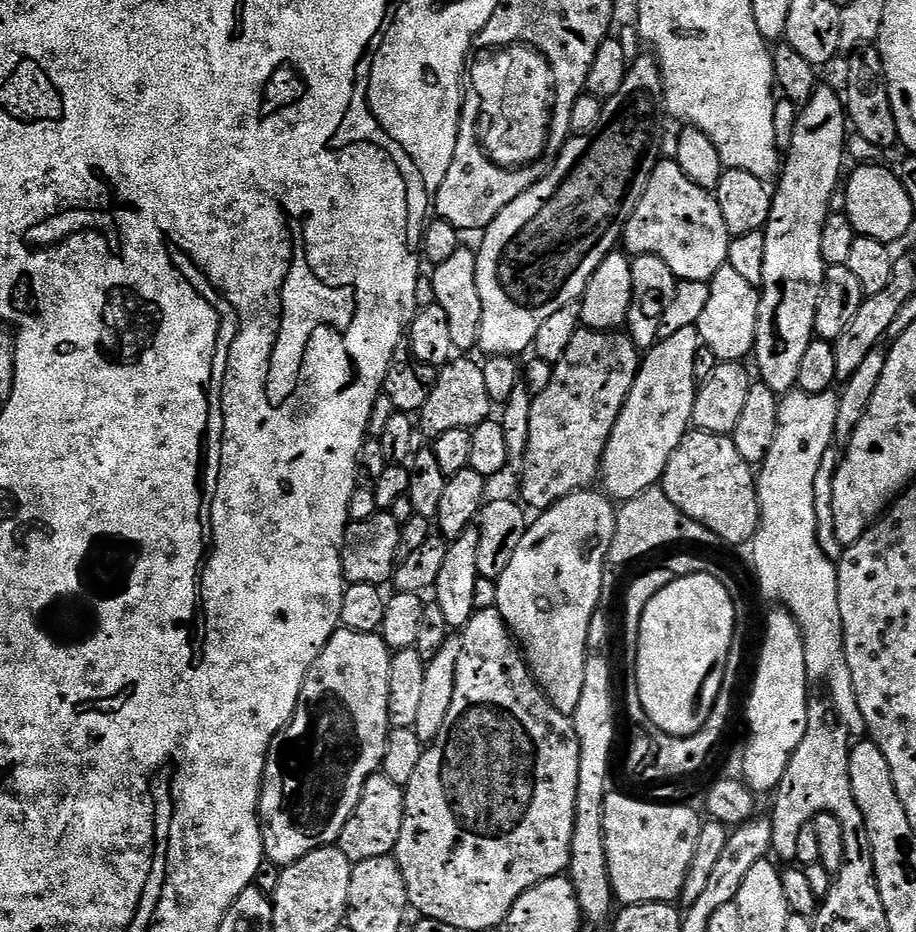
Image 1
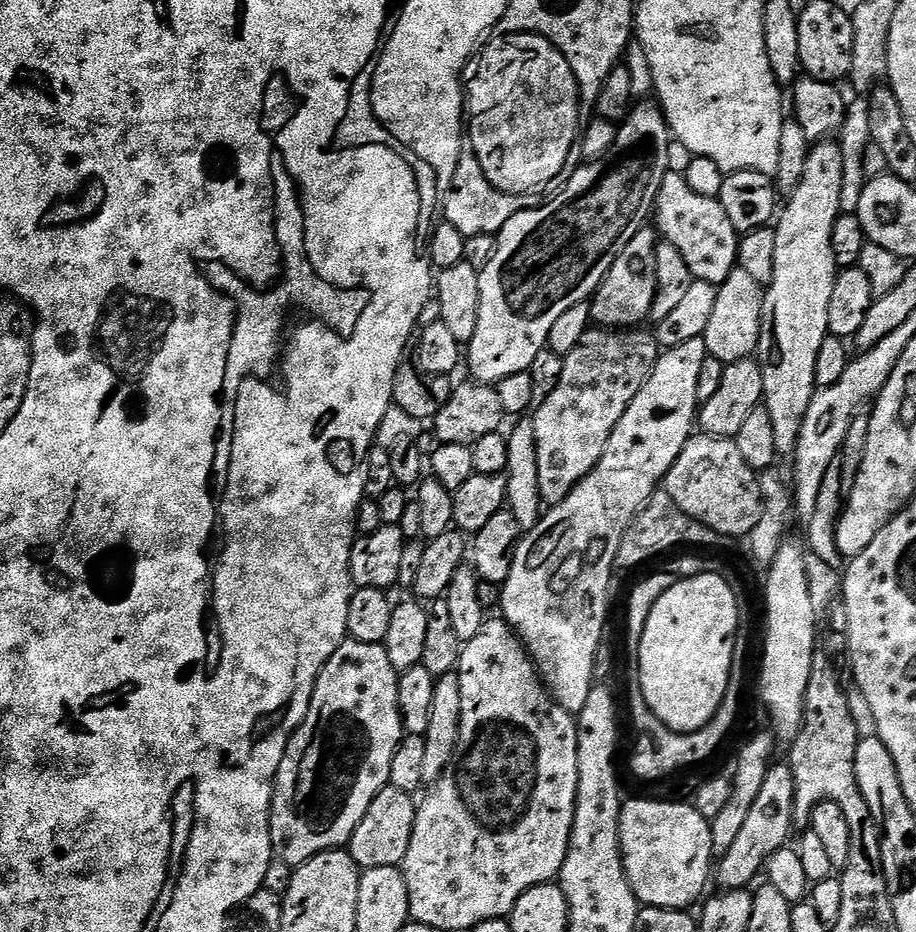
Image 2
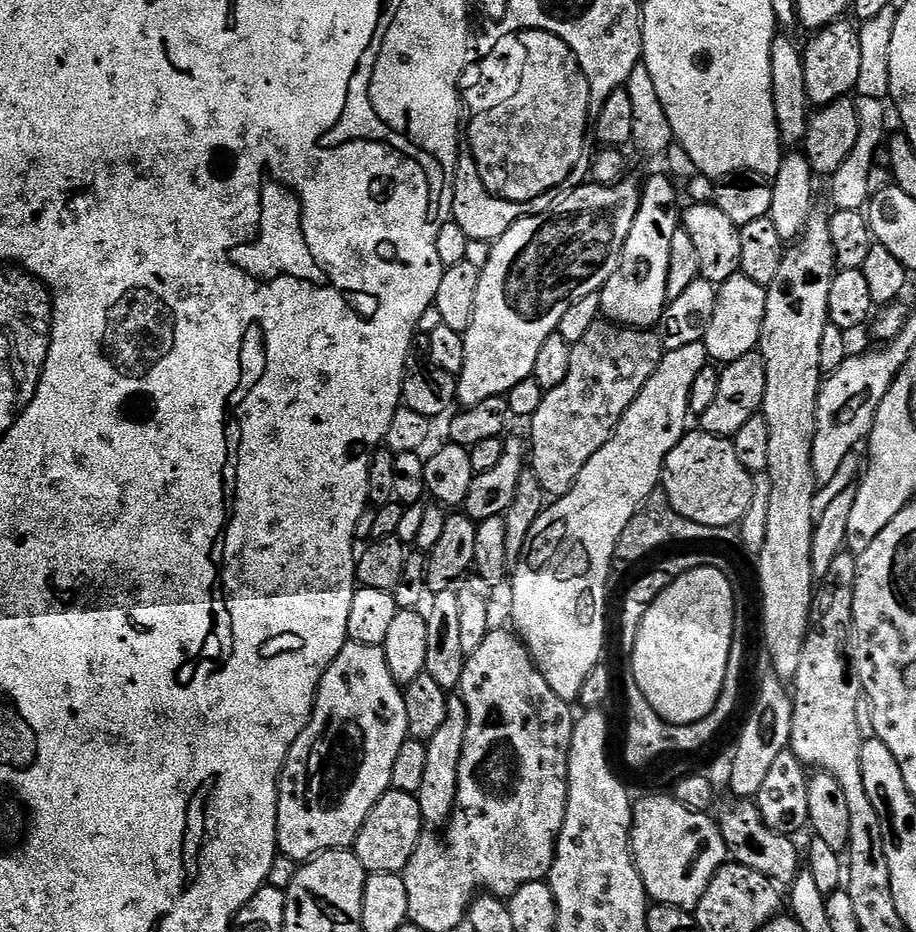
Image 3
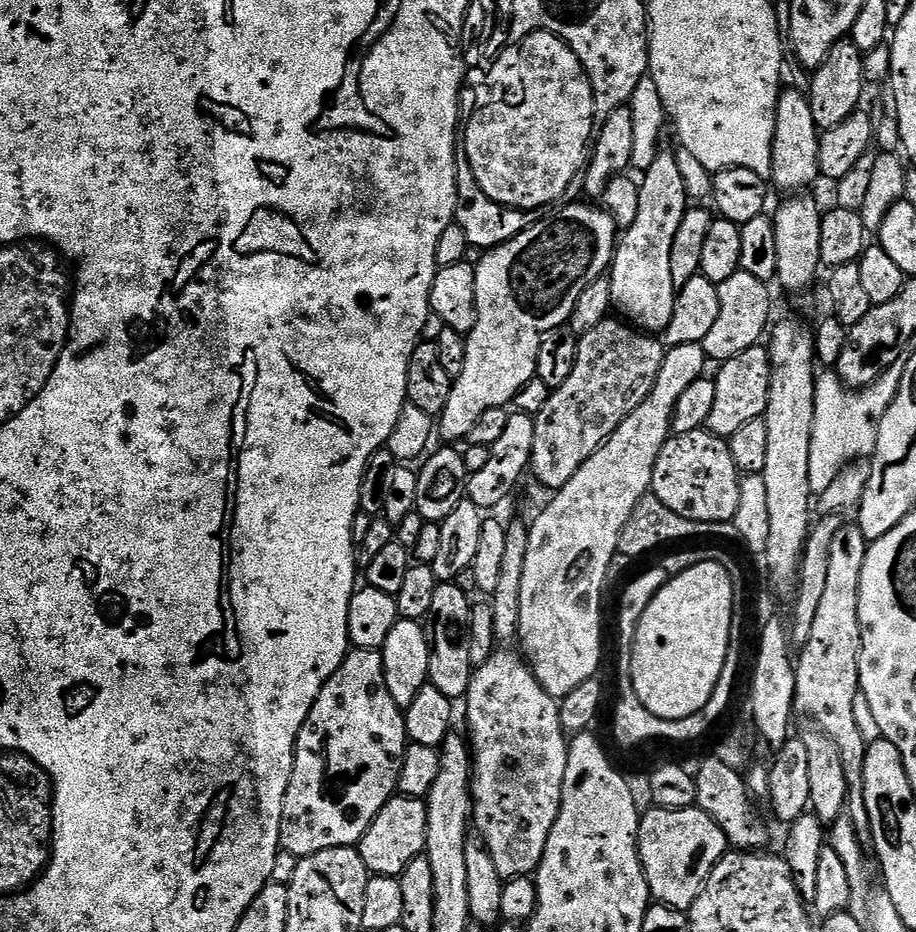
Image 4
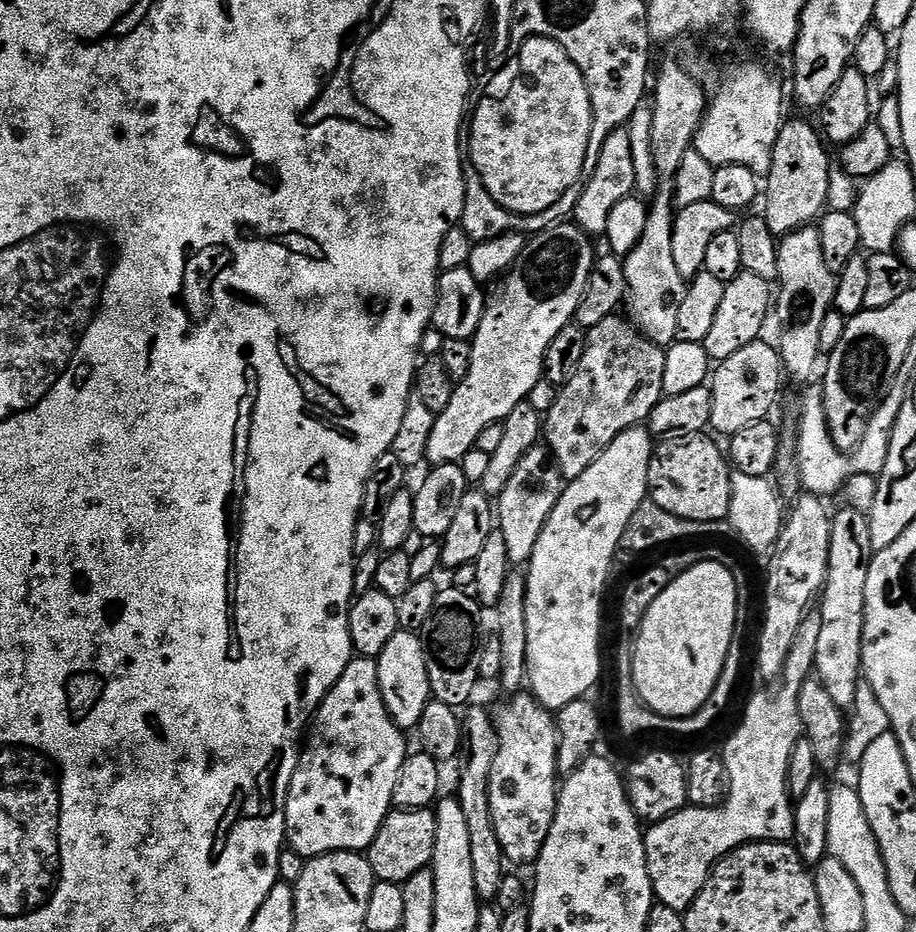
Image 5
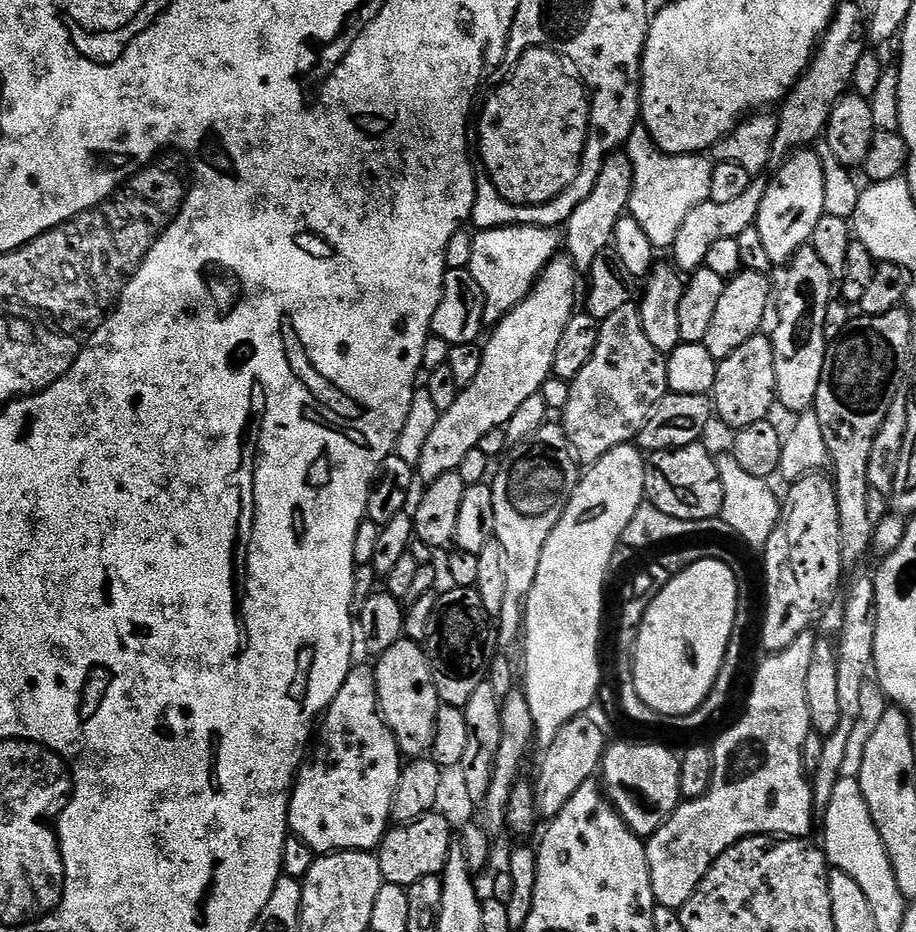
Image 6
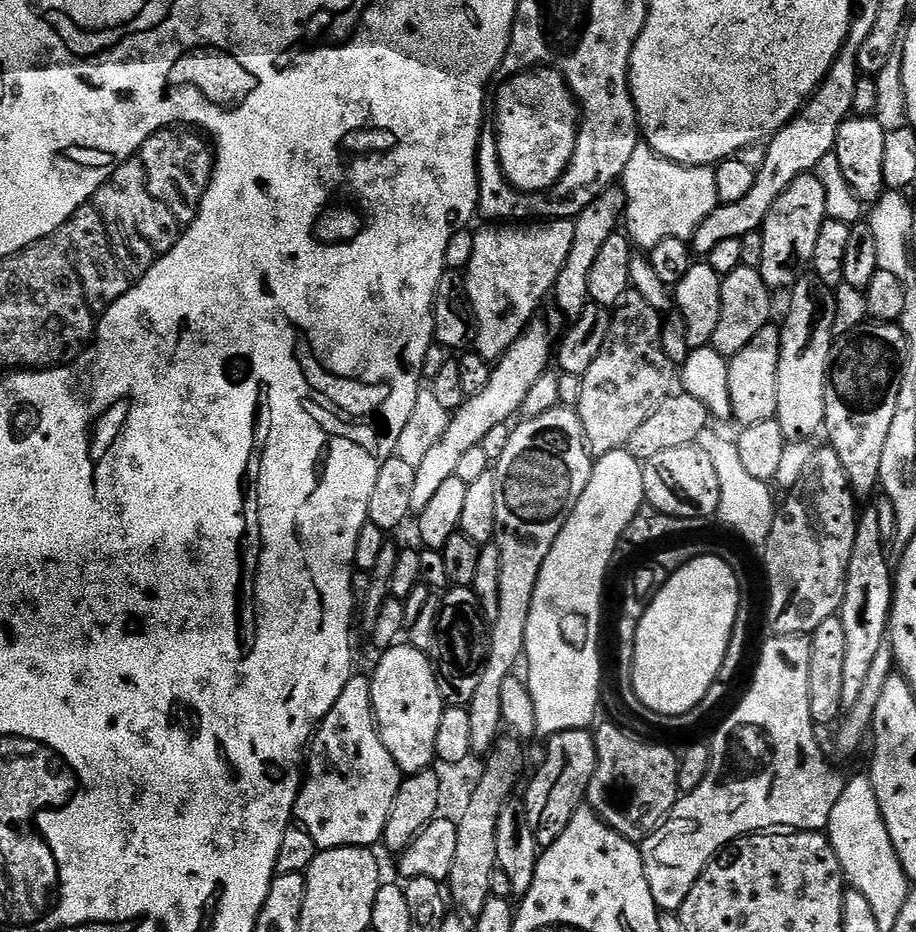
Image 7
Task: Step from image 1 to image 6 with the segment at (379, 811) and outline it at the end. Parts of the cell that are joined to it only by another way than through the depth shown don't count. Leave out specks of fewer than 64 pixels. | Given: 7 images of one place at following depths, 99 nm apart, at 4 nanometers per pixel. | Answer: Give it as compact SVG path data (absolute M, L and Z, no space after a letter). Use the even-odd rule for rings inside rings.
M436 811L427 812L425 816L419 816L409 824L396 824L389 827L375 853L376 861L380 863L380 873L384 883L408 888L422 878L439 877L454 845L452 833L454 833L452 824Z

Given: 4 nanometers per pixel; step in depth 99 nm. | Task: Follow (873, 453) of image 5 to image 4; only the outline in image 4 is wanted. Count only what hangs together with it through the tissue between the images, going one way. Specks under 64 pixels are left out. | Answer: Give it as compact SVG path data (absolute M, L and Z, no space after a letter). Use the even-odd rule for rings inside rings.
M824 370L817 375L816 393L814 394L814 430L810 438L810 490L813 497L819 497L824 490L829 489L831 482L842 469L854 459L871 457L876 451L876 439L878 438L878 426L900 389L899 379L881 378L875 380L869 388L859 390L849 388L840 381L835 371Z

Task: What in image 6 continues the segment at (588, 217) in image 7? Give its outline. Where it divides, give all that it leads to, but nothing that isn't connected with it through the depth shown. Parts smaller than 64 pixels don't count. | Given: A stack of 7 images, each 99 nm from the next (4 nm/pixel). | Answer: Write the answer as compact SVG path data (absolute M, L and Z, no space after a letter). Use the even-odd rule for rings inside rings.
M623 151L613 152L605 162L602 174L598 176L598 182L594 184L590 198L586 198L574 209L574 214L570 214L566 225L566 252L576 263L577 269L591 268L594 258L598 258L598 254L602 254L602 250L606 250L613 243L615 227L628 212L635 181L636 175L630 158Z

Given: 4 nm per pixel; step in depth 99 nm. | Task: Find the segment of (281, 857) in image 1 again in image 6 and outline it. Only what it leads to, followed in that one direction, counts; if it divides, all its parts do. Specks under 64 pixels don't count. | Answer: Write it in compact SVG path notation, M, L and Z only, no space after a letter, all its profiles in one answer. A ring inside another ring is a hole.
M357 663L349 672L346 682L342 682L342 690L338 690L327 712L323 713L318 739L296 774L288 802L291 835L306 842L306 846L313 848L317 854L375 849L390 827L392 799L398 786L401 767L400 747L380 714L375 671L369 665L367 668L366 665Z

